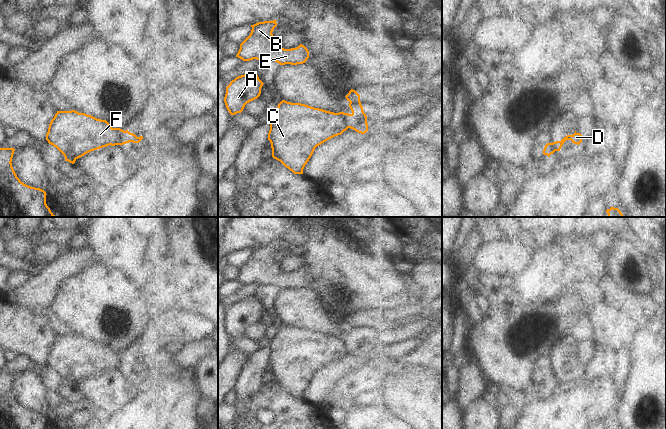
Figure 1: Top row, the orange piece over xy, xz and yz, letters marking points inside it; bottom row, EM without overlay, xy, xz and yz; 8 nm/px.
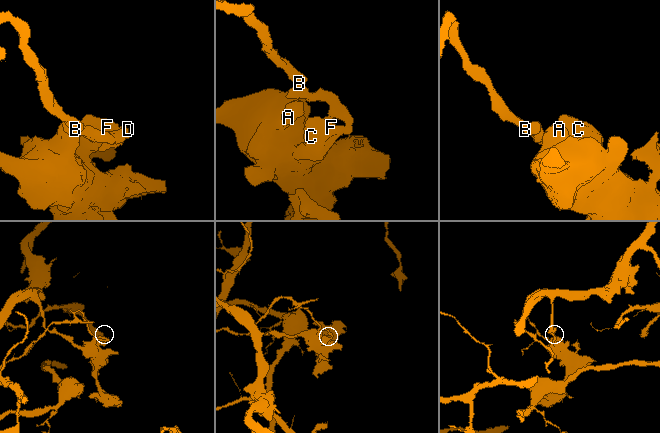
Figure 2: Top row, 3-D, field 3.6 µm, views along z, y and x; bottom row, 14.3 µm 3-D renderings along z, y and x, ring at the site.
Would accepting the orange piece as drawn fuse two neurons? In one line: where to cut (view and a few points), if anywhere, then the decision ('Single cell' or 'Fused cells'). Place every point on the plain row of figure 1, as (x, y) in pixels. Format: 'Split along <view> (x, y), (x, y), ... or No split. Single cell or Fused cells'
Split along xz (351, 338), (358, 342), (366, 341). Fused cells

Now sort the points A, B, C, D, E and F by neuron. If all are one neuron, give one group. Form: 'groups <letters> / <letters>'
groups A C D F / B E

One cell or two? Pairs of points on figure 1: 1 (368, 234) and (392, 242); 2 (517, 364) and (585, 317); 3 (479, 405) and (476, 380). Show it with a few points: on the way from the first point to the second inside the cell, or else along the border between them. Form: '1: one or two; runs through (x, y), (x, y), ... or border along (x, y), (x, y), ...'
1: one; runs through (374, 240), (386, 242)
2: one; runs through (535, 353), (541, 348), (555, 346), (567, 332)
3: two; border along (481, 396), (472, 400), (464, 410)

